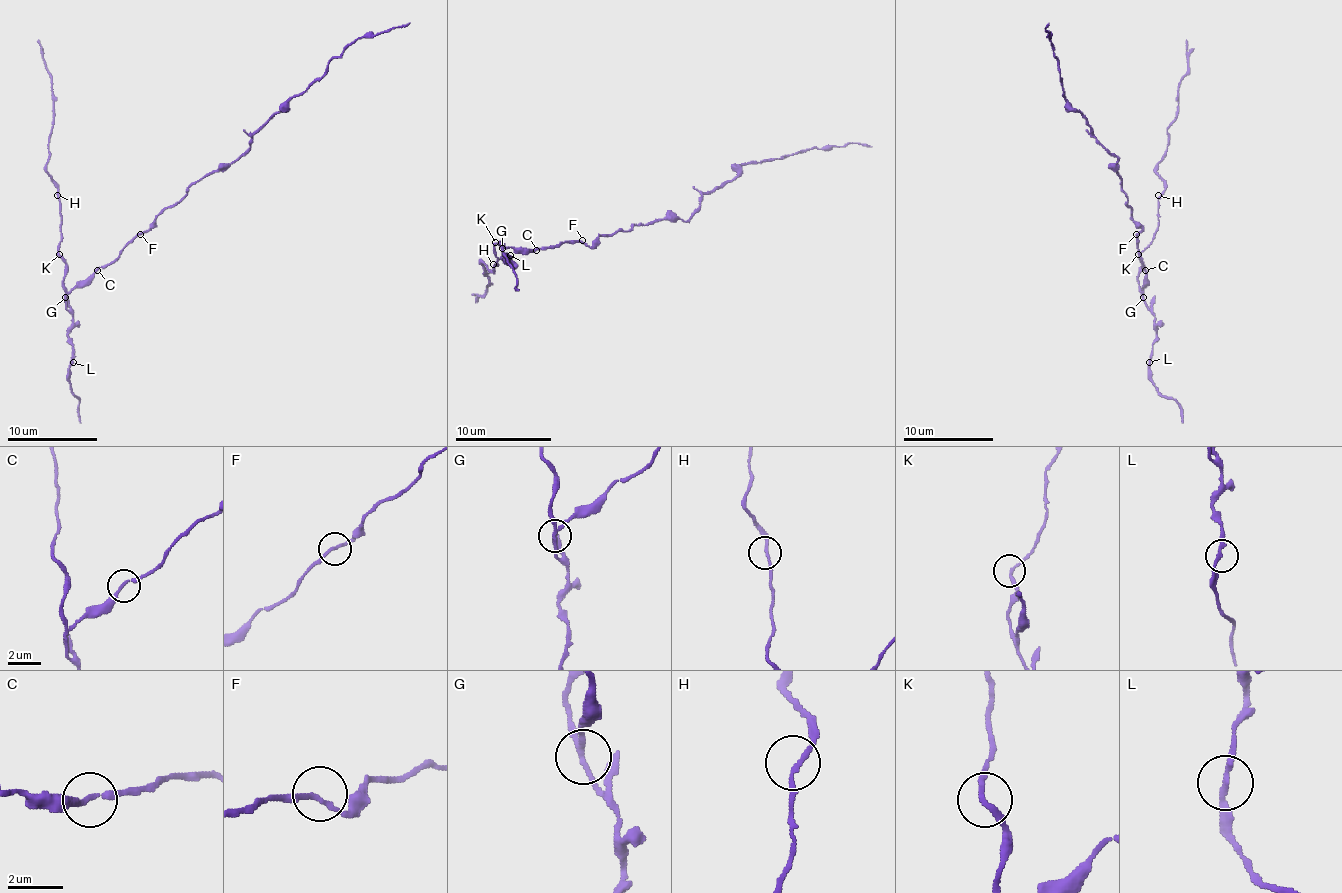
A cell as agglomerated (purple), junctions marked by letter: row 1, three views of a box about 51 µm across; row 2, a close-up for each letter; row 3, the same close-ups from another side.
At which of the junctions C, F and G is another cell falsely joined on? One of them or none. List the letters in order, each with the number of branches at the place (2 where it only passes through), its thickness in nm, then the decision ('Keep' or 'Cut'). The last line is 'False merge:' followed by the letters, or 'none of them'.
C: Branches: 2. Thickness 200 nm. Keep
F: Branches: 2. Thickness 160 nm. Keep
G: Branches: 3. Thickness 160 nm. Cut
False merge: G

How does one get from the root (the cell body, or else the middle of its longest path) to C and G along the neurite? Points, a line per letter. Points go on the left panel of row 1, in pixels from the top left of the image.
C: (140, 234), (113, 261), (97, 270)
G: (140, 234), (113, 261), (97, 268), (66, 297)

